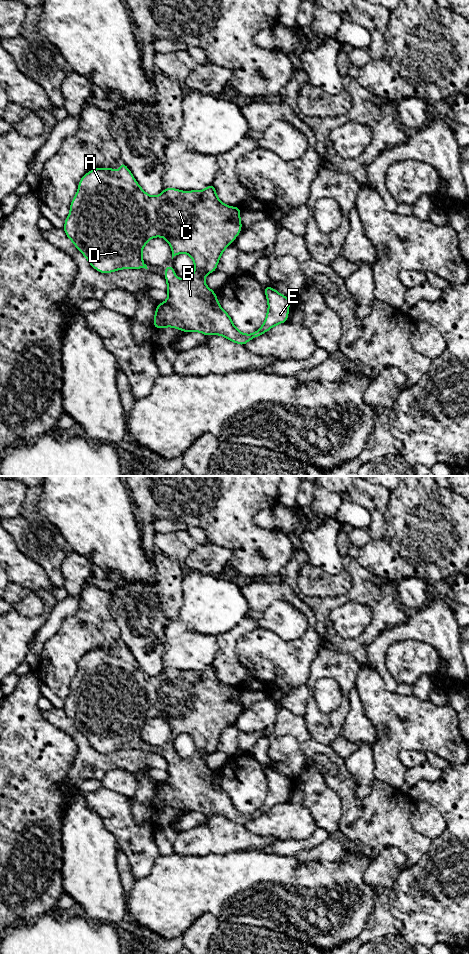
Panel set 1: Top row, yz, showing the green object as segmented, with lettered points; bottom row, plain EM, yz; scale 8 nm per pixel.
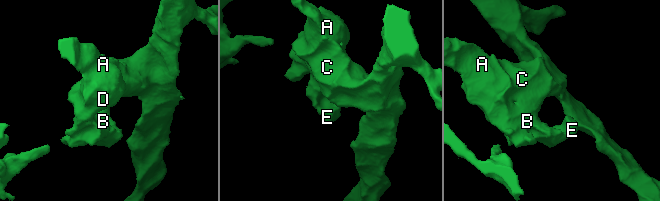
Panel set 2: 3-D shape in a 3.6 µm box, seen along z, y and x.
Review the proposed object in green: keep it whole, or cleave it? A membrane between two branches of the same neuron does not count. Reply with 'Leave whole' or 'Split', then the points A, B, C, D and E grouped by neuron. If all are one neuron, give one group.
Leave whole. Groups: A B C D E

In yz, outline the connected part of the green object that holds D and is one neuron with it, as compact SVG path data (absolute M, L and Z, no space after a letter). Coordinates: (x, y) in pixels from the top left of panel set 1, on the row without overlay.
M120 641L119 645L120 653L114 648L96 648L79 660L63 710L100 753L148 749L142 739L142 730L150 719L158 716L170 724L172 739L181 733L191 736L195 749L188 759L176 758L173 745L165 747L168 779L157 784L153 799L156 809L173 807L183 812L201 812L206 816L221 815L244 826L275 805L287 802L291 780L268 765L264 767L268 782L265 801L254 813L244 814L234 806L231 797L220 787L216 772L204 761L206 755L216 751L223 731L240 714L242 688L222 683L213 663L204 670L189 672L166 667L161 674L150 676L136 662L125 643Z

